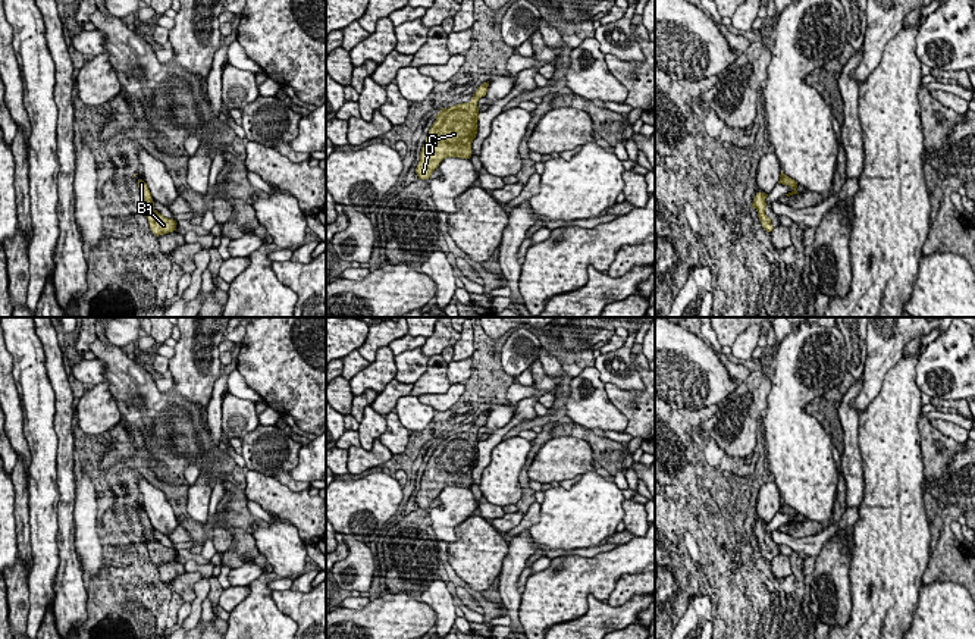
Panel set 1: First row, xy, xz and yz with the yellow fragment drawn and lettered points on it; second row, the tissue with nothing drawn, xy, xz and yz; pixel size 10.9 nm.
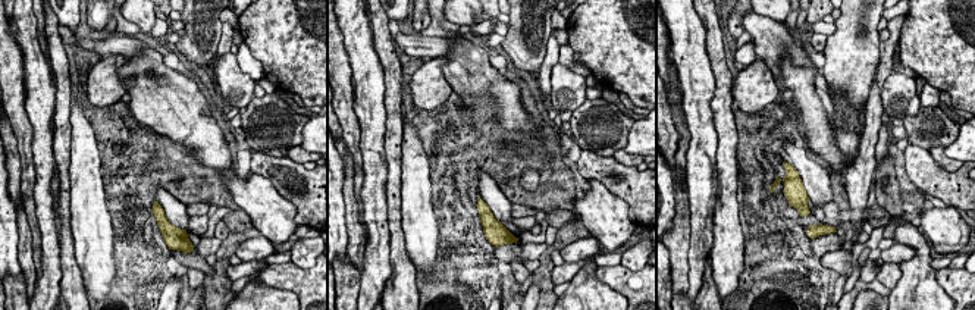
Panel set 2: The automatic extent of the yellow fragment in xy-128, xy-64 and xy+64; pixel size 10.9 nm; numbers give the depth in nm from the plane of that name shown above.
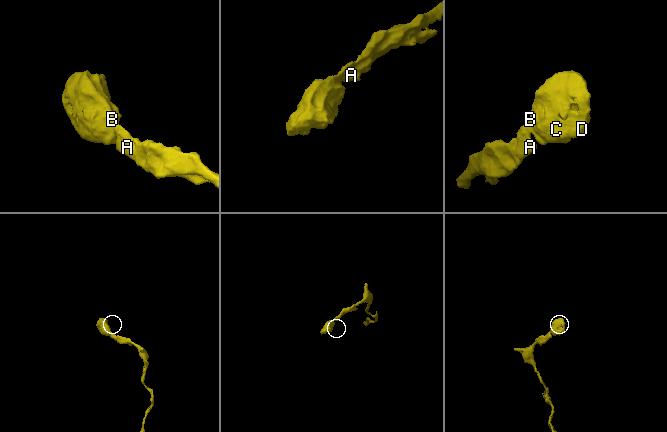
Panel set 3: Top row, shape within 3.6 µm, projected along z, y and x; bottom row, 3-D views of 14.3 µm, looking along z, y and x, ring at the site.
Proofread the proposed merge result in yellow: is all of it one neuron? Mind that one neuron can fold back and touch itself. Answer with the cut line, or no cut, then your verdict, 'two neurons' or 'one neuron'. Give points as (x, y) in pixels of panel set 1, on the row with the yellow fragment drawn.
cut none; one neuron

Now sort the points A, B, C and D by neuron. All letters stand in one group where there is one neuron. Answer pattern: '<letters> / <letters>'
A B C D

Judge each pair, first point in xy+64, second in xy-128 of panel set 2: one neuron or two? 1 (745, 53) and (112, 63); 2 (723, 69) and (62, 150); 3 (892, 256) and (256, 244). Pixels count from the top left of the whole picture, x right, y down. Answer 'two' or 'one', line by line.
1: two
2: one
3: one

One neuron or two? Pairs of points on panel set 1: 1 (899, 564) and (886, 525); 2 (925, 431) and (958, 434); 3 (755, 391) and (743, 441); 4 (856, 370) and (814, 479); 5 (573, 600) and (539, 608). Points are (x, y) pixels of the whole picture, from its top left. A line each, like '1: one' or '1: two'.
1: one
2: two
3: one
4: two
5: one

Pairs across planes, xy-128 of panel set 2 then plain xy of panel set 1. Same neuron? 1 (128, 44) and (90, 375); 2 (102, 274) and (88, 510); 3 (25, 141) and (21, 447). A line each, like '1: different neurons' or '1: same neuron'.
1: same neuron
2: same neuron
3: same neuron

